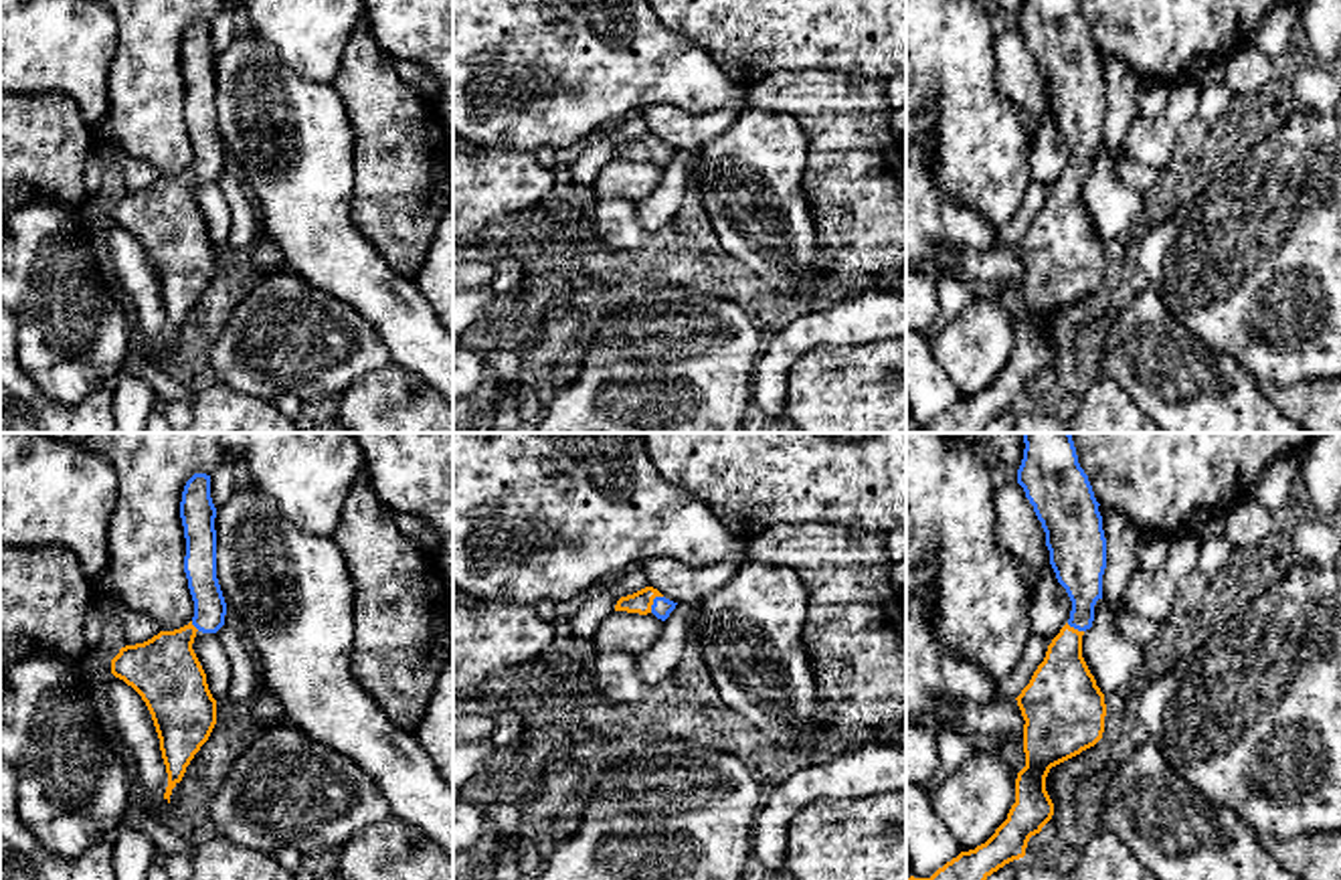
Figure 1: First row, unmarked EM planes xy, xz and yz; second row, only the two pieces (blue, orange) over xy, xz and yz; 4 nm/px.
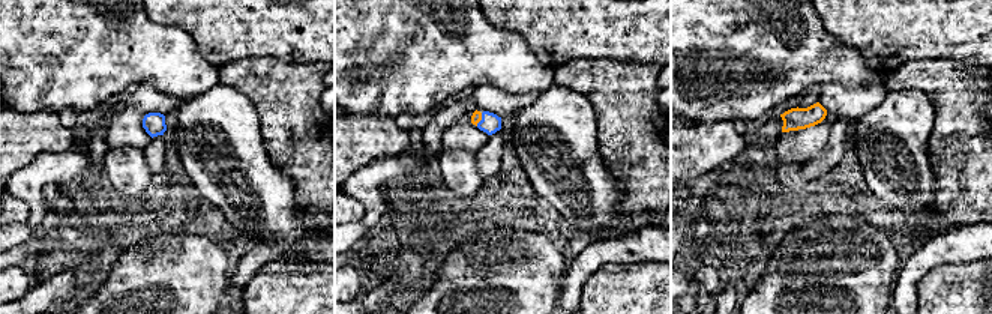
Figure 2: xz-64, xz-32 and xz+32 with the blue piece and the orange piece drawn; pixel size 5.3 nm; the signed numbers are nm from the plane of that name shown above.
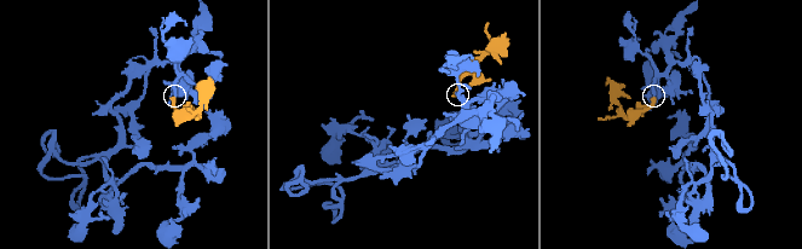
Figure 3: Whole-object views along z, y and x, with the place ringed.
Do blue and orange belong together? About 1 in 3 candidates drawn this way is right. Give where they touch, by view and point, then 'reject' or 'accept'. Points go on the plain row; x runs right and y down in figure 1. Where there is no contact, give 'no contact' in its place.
contact xz (654, 148); accept

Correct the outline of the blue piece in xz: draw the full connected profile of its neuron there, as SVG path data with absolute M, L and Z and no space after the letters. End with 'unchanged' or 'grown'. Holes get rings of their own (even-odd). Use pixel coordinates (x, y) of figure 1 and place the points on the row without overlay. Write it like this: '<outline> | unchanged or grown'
M645 134L633 142L621 144L615 152L615 158L653 160L657 166L665 168L678 150L665 146L657 136Z | grown

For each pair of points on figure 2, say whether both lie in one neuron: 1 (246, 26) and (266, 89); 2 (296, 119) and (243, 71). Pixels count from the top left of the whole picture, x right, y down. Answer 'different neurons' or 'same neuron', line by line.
1: different neurons
2: same neuron

